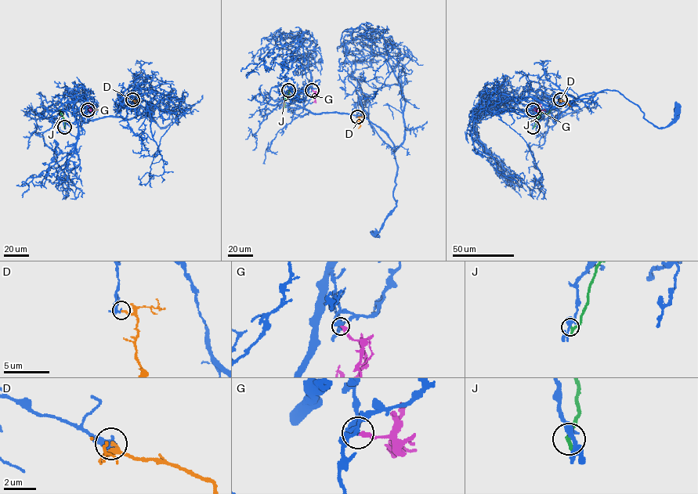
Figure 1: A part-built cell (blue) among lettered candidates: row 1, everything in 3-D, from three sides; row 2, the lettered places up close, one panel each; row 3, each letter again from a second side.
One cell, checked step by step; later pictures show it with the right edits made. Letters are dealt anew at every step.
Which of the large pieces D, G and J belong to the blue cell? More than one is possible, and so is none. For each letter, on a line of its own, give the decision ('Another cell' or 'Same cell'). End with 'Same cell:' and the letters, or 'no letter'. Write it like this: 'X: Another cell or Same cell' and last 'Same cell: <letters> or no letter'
D: Another cell
G: Same cell
J: Another cell
Same cell: G

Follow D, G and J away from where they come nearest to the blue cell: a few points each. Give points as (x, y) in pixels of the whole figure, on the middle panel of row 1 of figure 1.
D: (357, 117), (359, 124), (358, 128)
G: (312, 90), (315, 92), (313, 102)
J: (288, 90), (283, 107)

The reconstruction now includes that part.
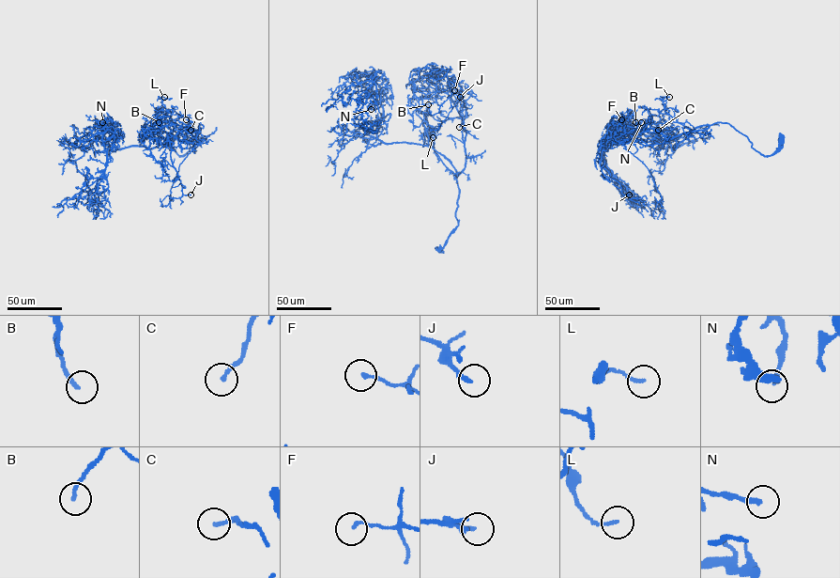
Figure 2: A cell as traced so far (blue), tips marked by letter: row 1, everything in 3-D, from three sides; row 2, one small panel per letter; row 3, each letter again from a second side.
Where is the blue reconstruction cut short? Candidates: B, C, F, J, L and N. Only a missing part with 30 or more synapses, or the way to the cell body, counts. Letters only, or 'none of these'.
B, J, N

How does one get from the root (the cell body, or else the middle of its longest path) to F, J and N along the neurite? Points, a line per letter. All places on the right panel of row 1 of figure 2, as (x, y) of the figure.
F: (781, 140), (779, 148), (764, 156), (727, 123), (667, 137), (653, 129), (625, 125), (618, 131), (621, 119)
J: (781, 140), (779, 148), (764, 156), (727, 123), (672, 137), (623, 125), (603, 139), (600, 166), (629, 195)
N: (781, 140), (764, 156), (745, 135), (718, 122), (697, 126), (672, 151), (668, 142), (635, 132), (641, 122)

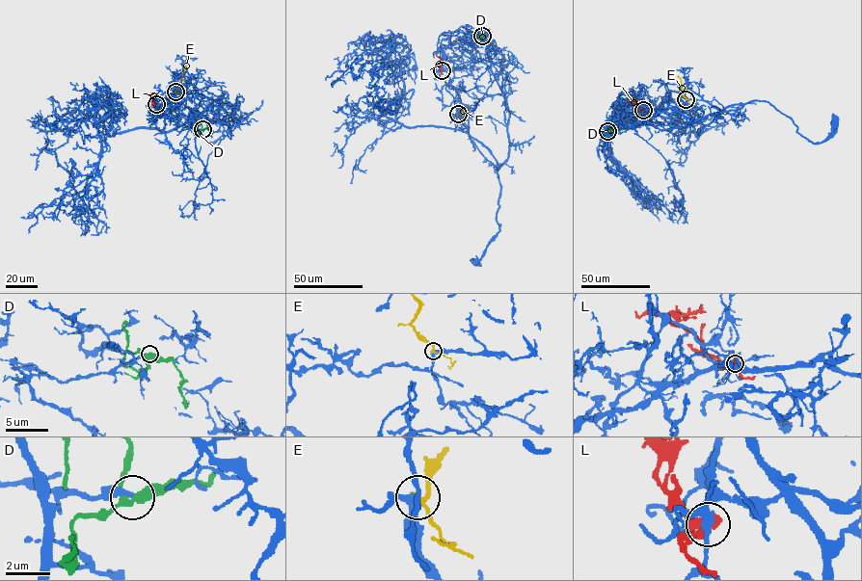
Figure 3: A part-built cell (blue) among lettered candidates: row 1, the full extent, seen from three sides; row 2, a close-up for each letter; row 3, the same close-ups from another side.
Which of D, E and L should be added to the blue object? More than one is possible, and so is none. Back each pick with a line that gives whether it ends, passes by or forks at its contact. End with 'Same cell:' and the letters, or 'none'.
D: it forks
Same cell: D

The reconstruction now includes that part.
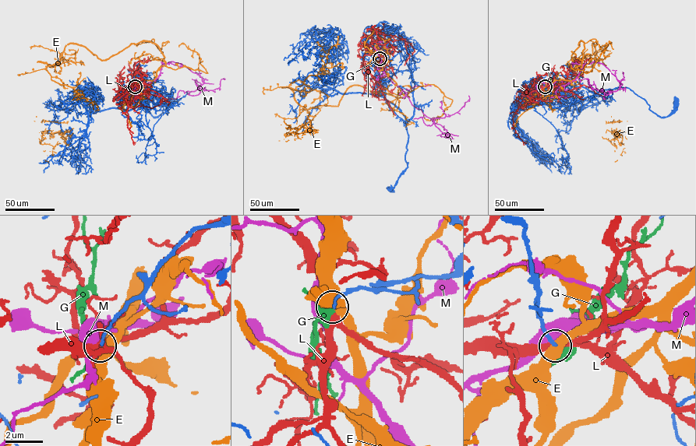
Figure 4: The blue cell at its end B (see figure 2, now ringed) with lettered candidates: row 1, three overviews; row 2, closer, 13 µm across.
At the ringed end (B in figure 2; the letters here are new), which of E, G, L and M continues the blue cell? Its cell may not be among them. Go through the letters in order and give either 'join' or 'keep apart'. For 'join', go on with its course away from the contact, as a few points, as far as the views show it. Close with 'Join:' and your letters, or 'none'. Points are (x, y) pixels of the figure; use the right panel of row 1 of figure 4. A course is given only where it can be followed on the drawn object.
E: keep apart
G: join
L: keep apart
M: keep apart
Join: G

